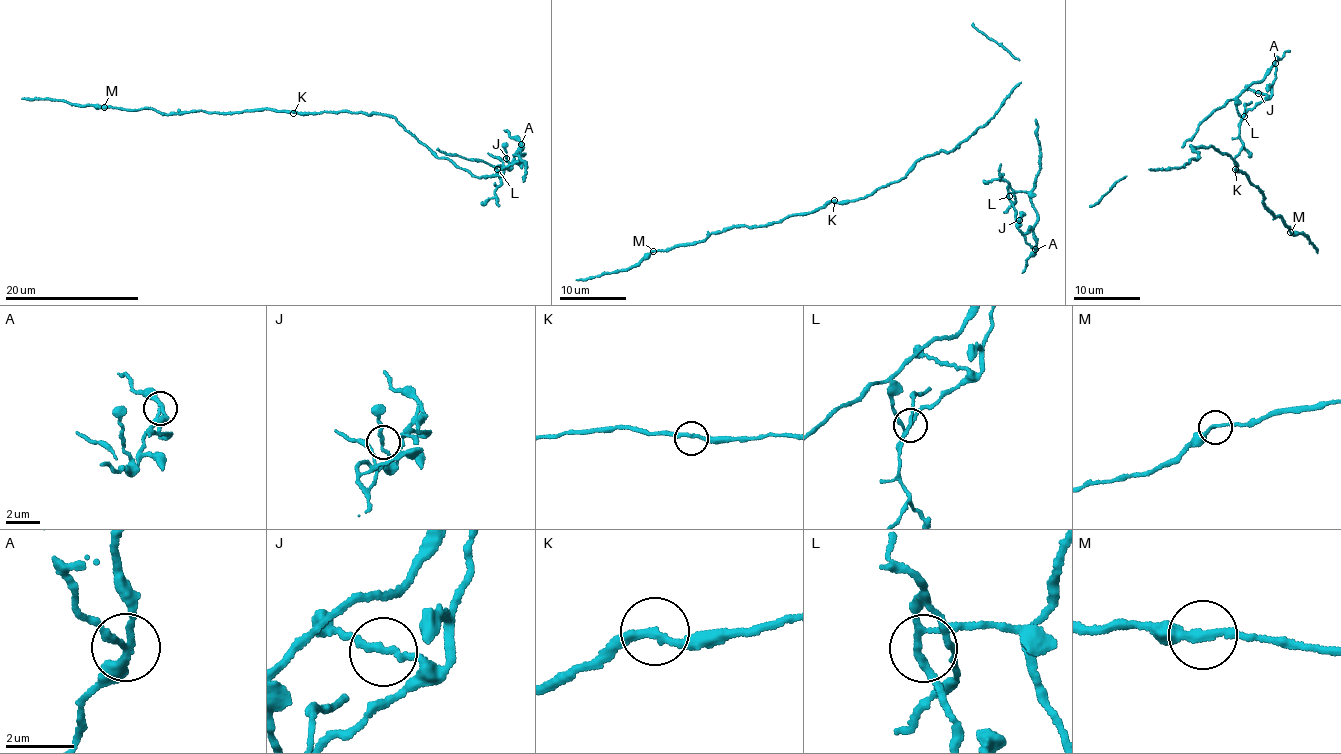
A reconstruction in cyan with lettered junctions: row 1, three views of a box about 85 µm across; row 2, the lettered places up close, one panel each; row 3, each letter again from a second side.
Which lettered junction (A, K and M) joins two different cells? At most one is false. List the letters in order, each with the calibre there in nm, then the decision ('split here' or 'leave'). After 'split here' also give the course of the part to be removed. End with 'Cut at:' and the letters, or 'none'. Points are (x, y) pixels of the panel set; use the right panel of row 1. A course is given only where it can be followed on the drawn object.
A: 180 nm thick; split here; foreign part runs (1275, 62), (1273, 92), (1244, 115), (1239, 134), (1242, 147), (1235, 157)
K: 220 nm thick; leave
M: 190 nm thick; leave
Cut at: A

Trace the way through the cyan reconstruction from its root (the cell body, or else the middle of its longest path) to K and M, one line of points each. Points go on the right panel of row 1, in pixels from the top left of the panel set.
K: (1191, 148), (1213, 147), (1221, 154), (1231, 155), (1235, 169)
M: (1191, 148), (1213, 147), (1231, 155), (1237, 172), (1262, 192), (1268, 212), (1280, 215), (1290, 232)

